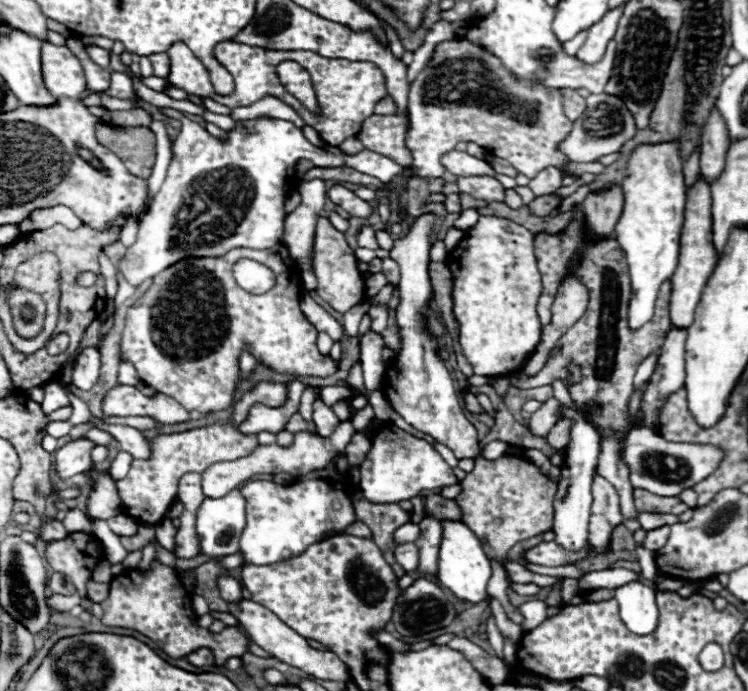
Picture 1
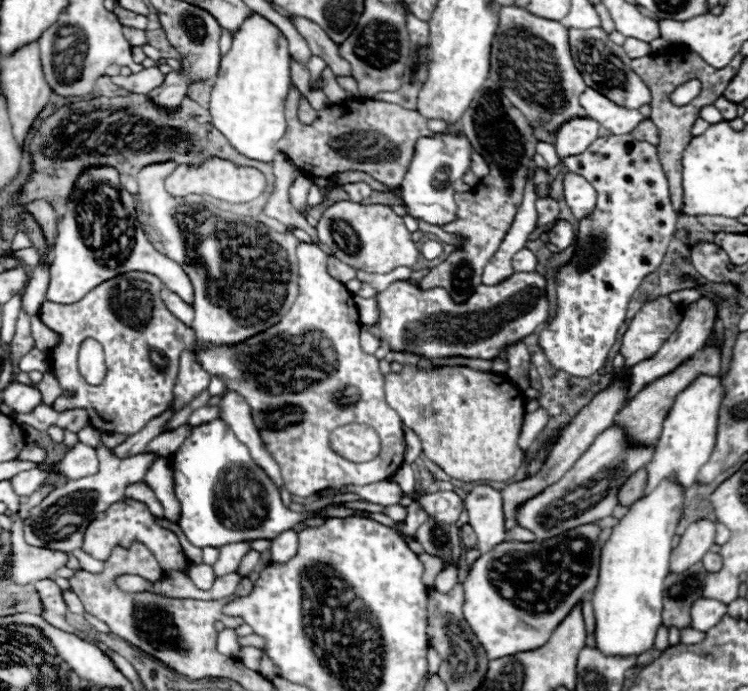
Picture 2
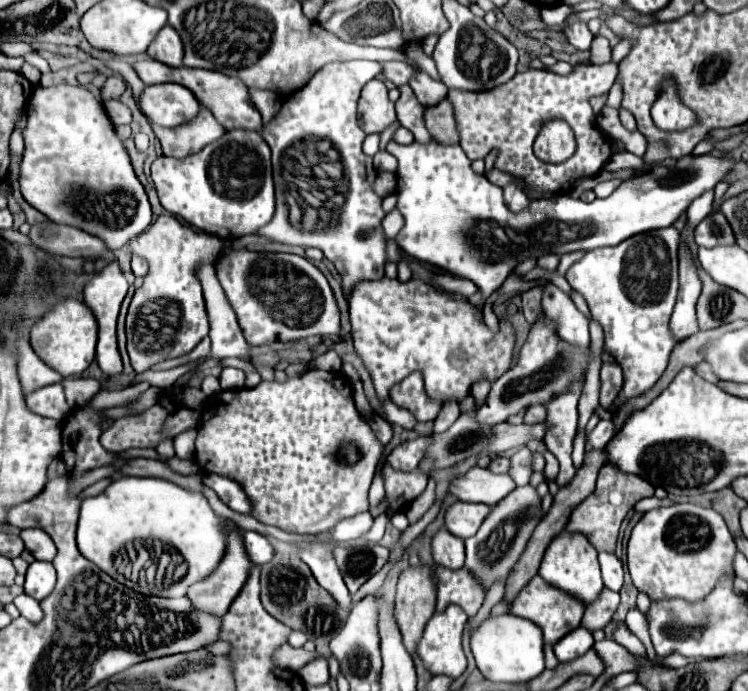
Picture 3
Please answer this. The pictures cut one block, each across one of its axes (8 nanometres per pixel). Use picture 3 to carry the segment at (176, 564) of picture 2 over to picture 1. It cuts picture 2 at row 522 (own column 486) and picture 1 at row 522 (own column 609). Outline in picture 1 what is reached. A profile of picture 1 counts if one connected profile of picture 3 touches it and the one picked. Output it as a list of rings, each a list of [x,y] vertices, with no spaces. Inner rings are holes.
[[[266,380],[258,382],[256,386],[246,390],[238,402],[234,402],[234,412],[232,412],[230,420],[214,422],[204,428],[194,428],[194,430],[186,430],[186,432],[158,434],[154,438],[148,438],[150,458],[148,460],[134,458],[130,464],[128,476],[116,482],[118,496],[120,496],[122,504],[128,508],[126,512],[132,518],[138,518],[142,522],[156,526],[166,516],[170,504],[176,500],[176,488],[178,488],[178,480],[182,478],[182,474],[204,472],[204,468],[208,468],[210,464],[232,462],[232,460],[252,454],[258,444],[256,444],[254,436],[242,436],[238,426],[244,422],[250,404],[260,402],[270,408],[282,408],[288,400],[286,386],[288,386],[288,382],[266,382]],[[74,508],[66,514],[66,518],[62,520],[64,528],[68,532],[84,532],[84,534],[94,534],[94,526],[90,524],[88,520],[88,512],[86,510],[80,510],[80,508]]]

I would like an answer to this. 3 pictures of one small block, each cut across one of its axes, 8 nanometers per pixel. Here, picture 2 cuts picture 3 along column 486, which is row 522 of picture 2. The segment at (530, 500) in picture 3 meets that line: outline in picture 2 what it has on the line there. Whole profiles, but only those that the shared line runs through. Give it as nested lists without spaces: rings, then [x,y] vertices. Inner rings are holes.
[[[610,428],[594,440],[594,444],[576,460],[574,468],[566,472],[558,482],[544,488],[542,494],[532,496],[516,510],[518,526],[536,534],[538,540],[558,536],[566,530],[578,528],[582,524],[606,518],[618,504],[618,488],[626,482],[630,474],[640,470],[650,462],[654,448],[628,448],[624,432],[620,428]]]

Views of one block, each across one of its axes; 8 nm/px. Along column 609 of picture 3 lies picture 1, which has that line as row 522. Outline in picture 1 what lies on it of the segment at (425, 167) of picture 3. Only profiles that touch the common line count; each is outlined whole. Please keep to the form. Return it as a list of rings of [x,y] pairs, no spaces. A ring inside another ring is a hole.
[[[232,490],[222,498],[204,498],[204,502],[198,508],[198,518],[196,518],[196,532],[200,536],[200,552],[212,558],[230,556],[238,552],[244,526],[246,526],[246,500],[240,490]]]

